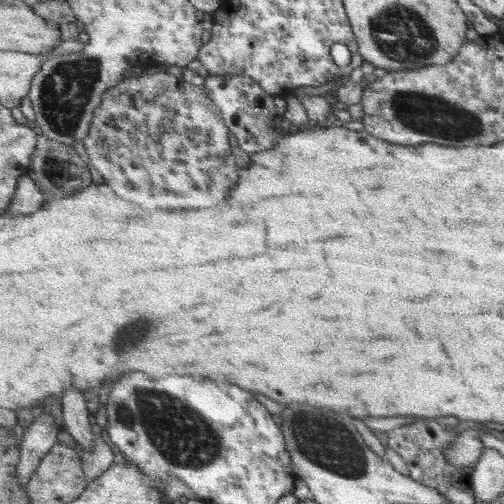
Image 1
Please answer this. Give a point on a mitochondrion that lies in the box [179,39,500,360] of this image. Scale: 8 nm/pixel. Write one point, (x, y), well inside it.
(418, 112)

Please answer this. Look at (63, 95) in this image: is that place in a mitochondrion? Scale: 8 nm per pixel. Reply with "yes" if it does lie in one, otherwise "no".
yes

